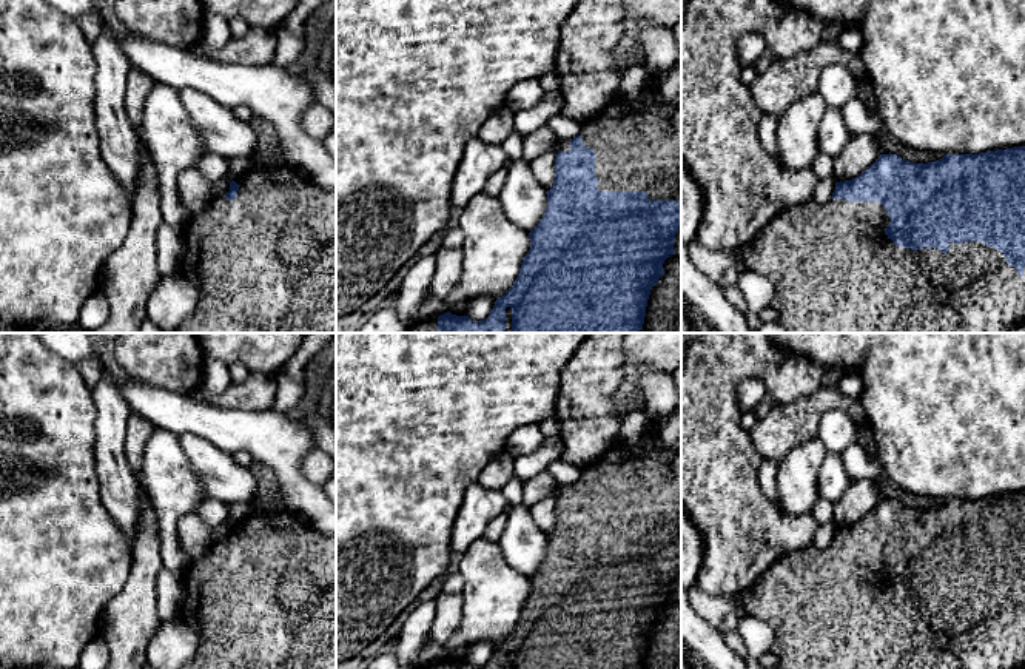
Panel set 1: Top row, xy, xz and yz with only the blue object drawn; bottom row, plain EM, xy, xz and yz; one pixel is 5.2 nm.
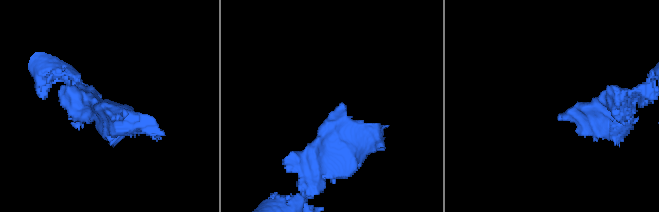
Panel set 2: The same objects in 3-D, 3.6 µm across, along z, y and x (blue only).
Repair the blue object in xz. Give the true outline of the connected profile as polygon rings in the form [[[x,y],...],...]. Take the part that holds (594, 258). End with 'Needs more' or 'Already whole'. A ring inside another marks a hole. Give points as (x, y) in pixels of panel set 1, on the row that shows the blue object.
[[[650,76],[649,85],[635,100],[627,100],[620,92],[613,94],[612,100],[593,119],[581,123],[580,134],[572,140],[556,139],[560,151],[555,160],[553,187],[546,191],[546,213],[529,233],[530,250],[521,262],[516,281],[502,298],[496,299],[489,318],[476,322],[469,316],[456,316],[447,311],[438,318],[407,325],[407,333],[643,333],[650,290],[664,274],[664,261],[675,254],[675,234],[681,228],[681,131],[669,125],[677,106],[658,99],[654,86],[657,79]]]. Needs more

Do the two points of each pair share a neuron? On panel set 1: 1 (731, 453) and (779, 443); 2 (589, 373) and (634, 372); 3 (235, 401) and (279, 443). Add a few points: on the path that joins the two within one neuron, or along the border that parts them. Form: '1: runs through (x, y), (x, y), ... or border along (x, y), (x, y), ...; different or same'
1: border along (749, 432), (751, 441), (762, 457); different
2: border along (623, 349), (623, 383), (614, 396), (615, 407); different
3: border along (215, 403), (228, 409), (272, 410); different

